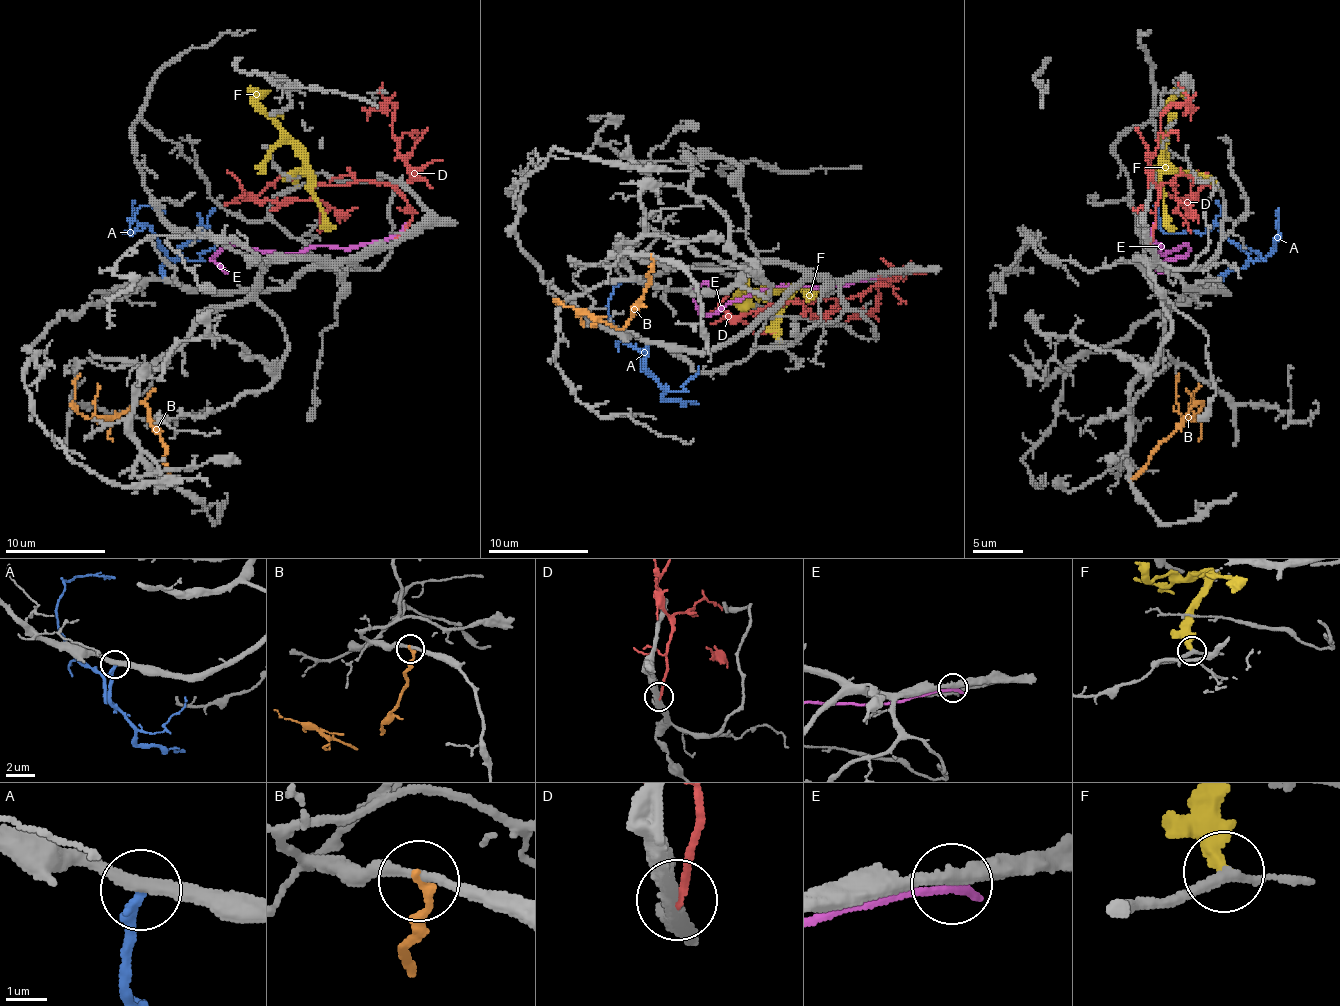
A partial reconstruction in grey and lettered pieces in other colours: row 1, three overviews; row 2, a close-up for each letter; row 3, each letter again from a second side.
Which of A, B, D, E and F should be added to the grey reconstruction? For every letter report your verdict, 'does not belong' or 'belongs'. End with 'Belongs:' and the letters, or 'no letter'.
A: belongs
B: does not belong
D: does not belong
E: does not belong
F: does not belong
Belongs: A

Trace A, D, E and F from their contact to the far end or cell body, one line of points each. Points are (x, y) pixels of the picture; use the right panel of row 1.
A: (1218, 278), (1238, 270), (1248, 255), (1218, 225), (1203, 233), (1188, 230), (1166, 233), (1158, 213)
D: (1150, 243), (1158, 190), (1173, 180), (1176, 200), (1191, 200), (1208, 183), (1206, 173)
E: (1150, 233), (1161, 245), (1161, 253), (1188, 245), (1183, 255), (1168, 258), (1158, 265), (1166, 273)
F: (1216, 185), (1186, 175), (1163, 158), (1171, 125), (1166, 108), (1171, 100), (1188, 90)

